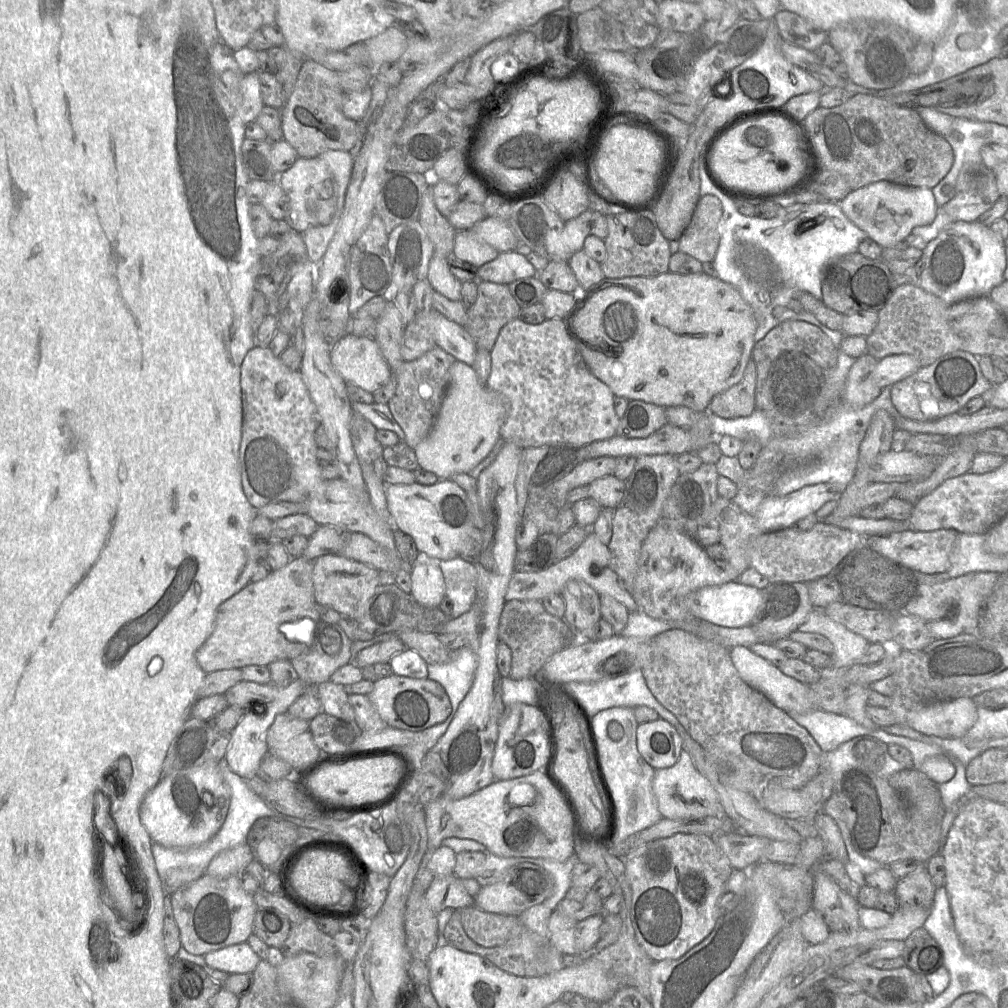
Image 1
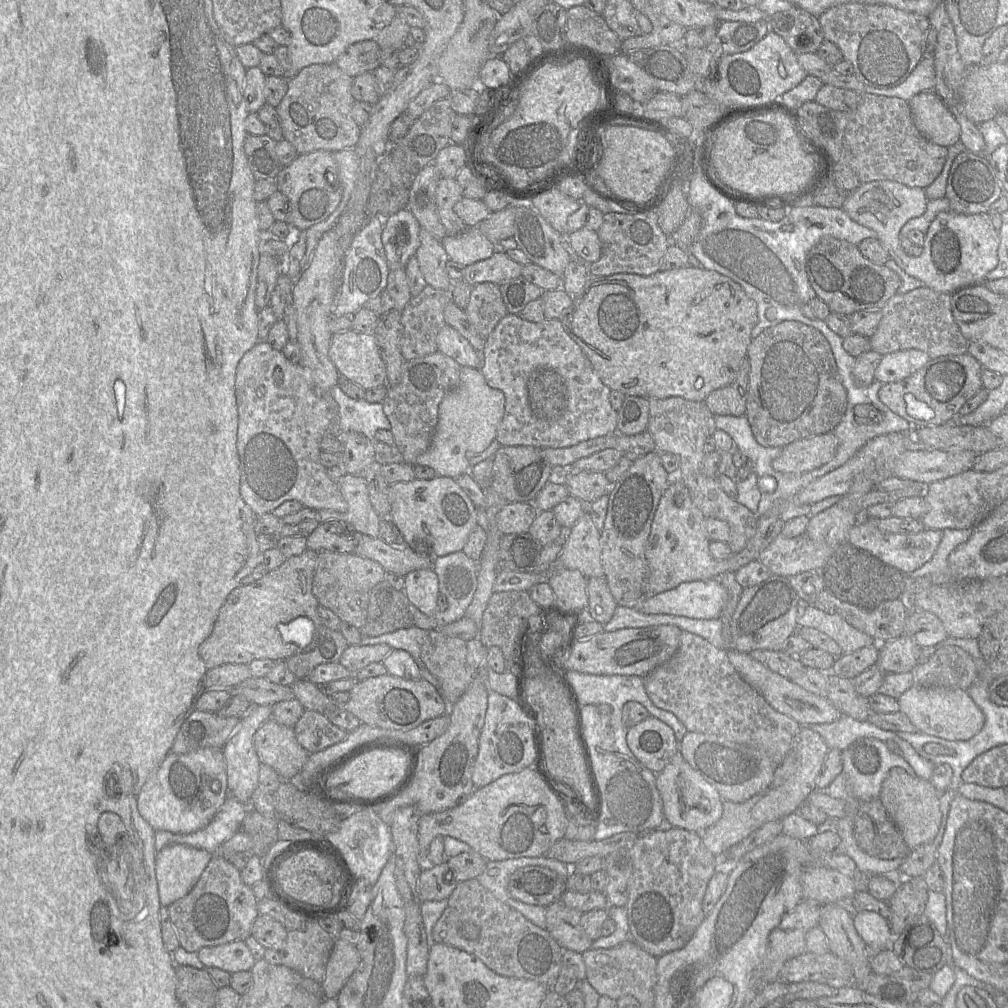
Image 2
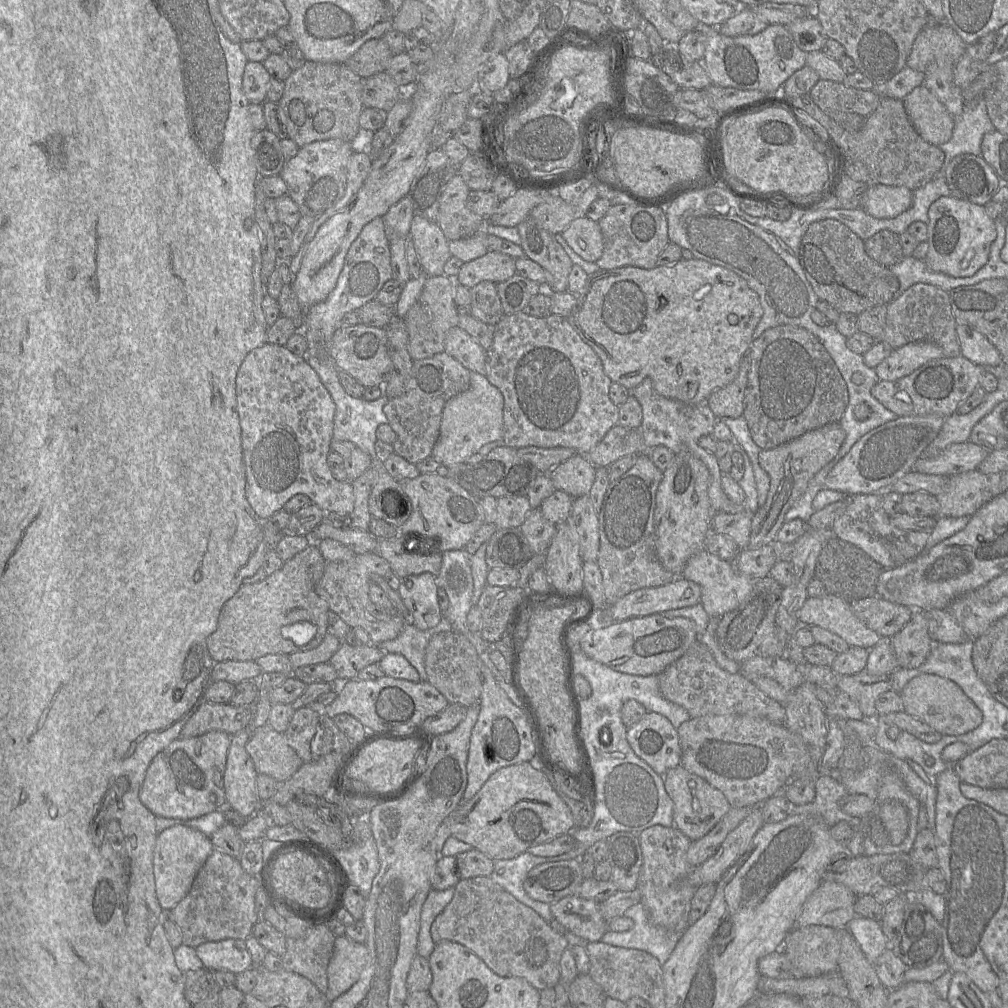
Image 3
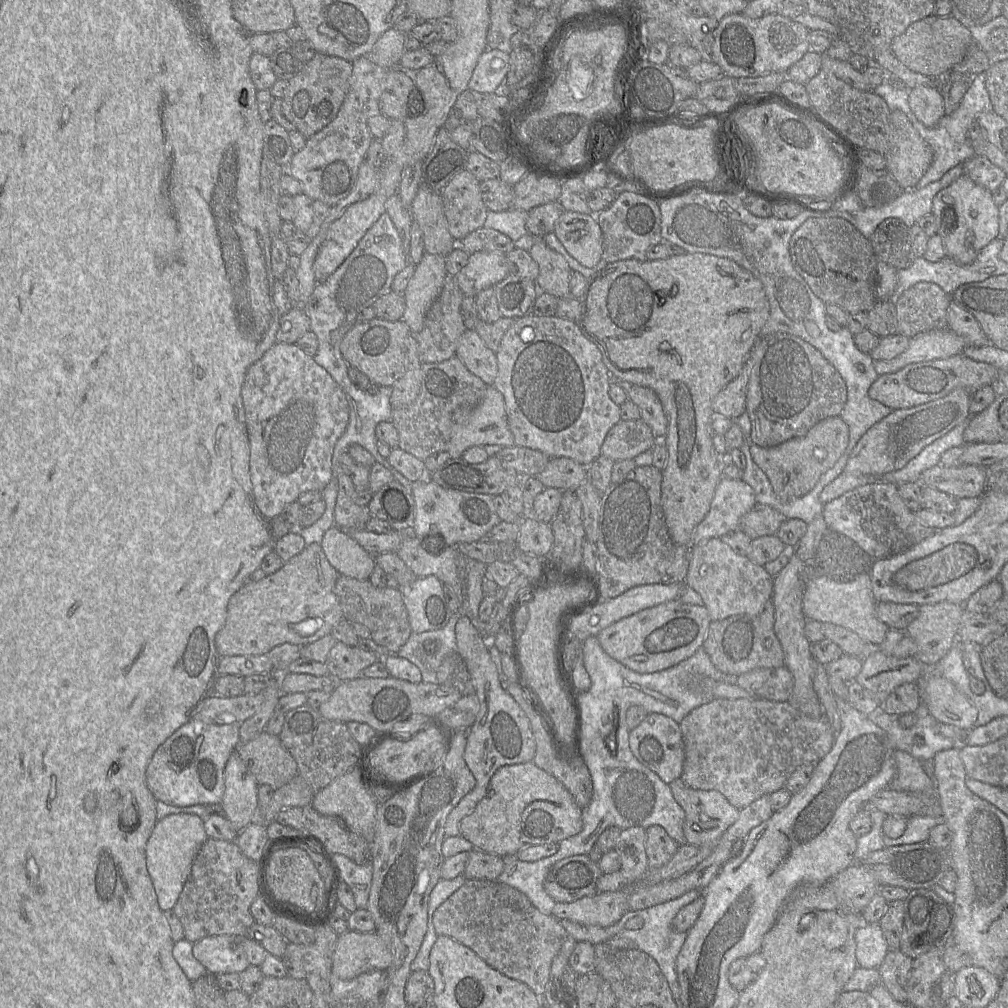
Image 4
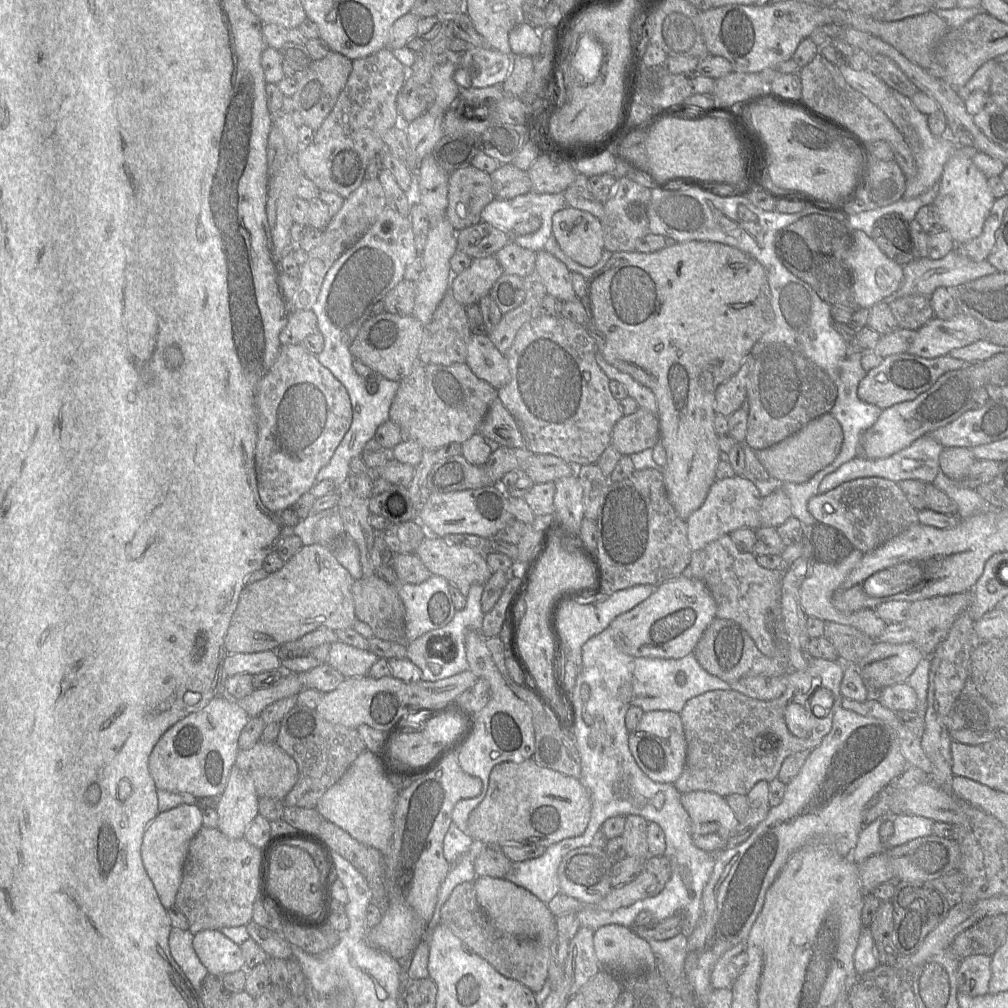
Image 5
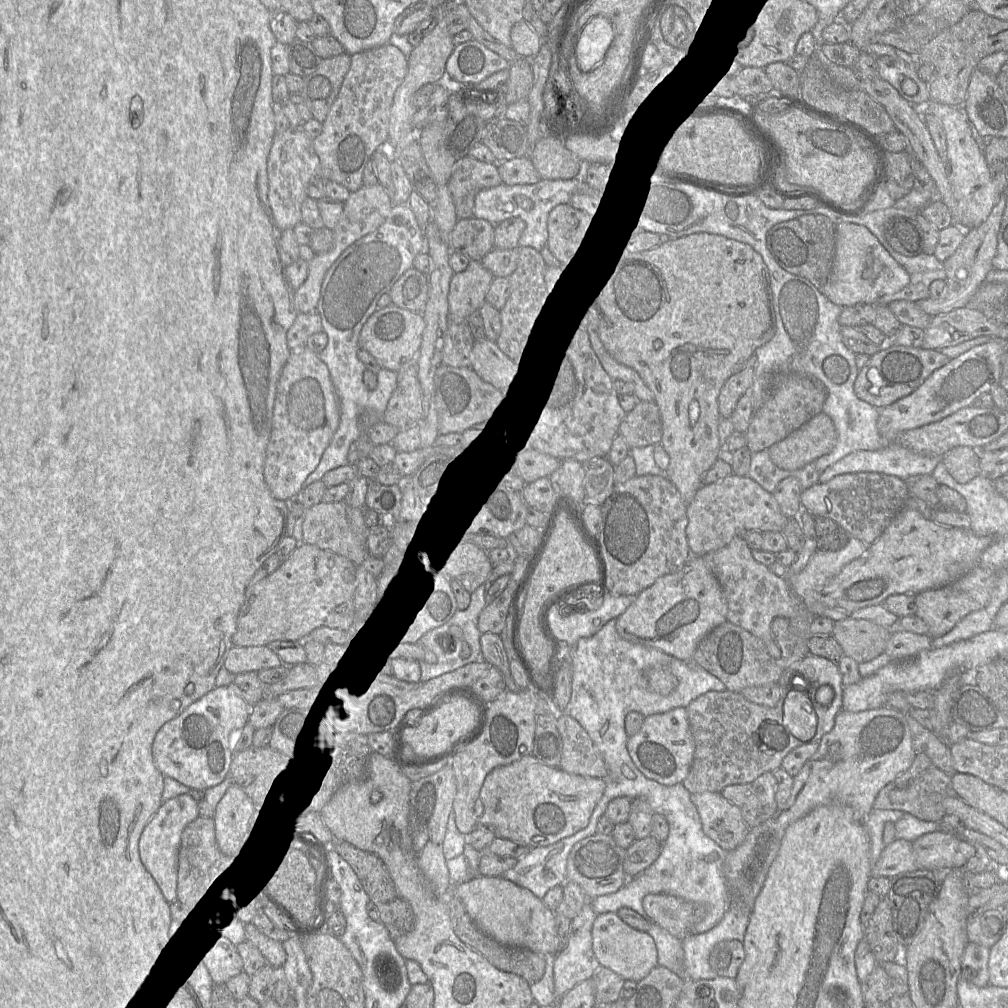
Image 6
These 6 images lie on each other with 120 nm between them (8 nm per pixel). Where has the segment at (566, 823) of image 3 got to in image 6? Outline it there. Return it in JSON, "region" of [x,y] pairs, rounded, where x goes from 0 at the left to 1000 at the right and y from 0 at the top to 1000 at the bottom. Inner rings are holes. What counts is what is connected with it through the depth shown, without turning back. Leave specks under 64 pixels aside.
{"region":[[[527,749],[519,750],[516,754],[494,760],[483,768],[474,791],[480,804],[472,819],[480,819],[489,824],[492,830],[526,841],[544,839],[581,821],[600,781],[599,773],[565,768],[555,761],[540,759]]]}

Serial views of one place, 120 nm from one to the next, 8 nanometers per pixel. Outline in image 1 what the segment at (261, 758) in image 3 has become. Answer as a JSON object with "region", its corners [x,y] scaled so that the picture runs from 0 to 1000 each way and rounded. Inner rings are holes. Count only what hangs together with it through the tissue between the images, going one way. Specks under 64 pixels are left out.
{"region":[[[284,707],[274,709],[265,725],[266,747],[285,756],[291,764],[312,755],[319,746],[313,739],[307,715]]]}

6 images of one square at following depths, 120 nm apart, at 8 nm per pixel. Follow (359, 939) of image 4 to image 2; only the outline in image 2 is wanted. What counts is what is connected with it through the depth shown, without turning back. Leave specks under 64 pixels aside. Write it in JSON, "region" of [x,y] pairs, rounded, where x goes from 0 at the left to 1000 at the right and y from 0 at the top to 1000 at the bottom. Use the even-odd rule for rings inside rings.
{"region":[[[332,932],[318,974],[320,991],[333,991],[356,956],[354,939],[339,932]]]}

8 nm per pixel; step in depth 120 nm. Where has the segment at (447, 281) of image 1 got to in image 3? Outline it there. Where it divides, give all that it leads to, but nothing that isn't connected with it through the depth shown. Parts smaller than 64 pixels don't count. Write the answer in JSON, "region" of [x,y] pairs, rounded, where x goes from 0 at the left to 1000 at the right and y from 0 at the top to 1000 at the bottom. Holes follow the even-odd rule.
{"region":[[[411,213],[406,236],[417,258],[420,269],[426,274],[440,272],[440,263],[448,254],[445,238],[436,222]]]}

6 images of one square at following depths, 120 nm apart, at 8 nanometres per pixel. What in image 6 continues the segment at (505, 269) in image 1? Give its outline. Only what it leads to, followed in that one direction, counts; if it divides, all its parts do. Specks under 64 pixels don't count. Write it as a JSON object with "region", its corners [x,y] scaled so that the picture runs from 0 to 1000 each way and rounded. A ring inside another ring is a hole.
{"region":[[[466,258],[461,269],[450,271],[444,292],[445,319],[461,319],[464,313],[482,300],[491,275],[477,259]]]}

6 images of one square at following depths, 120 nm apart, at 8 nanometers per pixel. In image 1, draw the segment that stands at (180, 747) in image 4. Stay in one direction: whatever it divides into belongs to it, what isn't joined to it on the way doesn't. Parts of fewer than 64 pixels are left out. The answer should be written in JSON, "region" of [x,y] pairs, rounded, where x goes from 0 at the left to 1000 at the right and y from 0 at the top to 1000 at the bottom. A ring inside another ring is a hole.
{"region":[[[217,759],[194,760],[162,769],[143,791],[139,814],[152,836],[166,841],[194,841],[209,833],[219,821],[228,797],[228,786]]]}

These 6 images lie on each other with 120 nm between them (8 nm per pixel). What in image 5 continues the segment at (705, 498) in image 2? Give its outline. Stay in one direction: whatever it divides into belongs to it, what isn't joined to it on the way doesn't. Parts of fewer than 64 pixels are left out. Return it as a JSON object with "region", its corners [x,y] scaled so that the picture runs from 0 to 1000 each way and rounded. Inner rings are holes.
{"region":[[[593,347],[591,350],[591,356],[604,376],[617,380],[622,387],[623,393],[627,394],[634,404],[642,406],[652,412],[652,396],[643,384],[632,379],[626,372],[619,370],[604,361]]]}

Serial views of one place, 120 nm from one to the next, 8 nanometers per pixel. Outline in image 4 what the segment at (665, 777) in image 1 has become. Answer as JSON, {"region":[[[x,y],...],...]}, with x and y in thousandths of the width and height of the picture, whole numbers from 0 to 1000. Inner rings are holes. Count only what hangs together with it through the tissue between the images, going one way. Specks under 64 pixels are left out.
{"region":[[[676,772],[663,778],[670,795],[680,807],[678,825],[680,835],[689,839],[710,838],[716,827],[733,810],[733,804],[710,784],[691,784],[682,780]]]}

